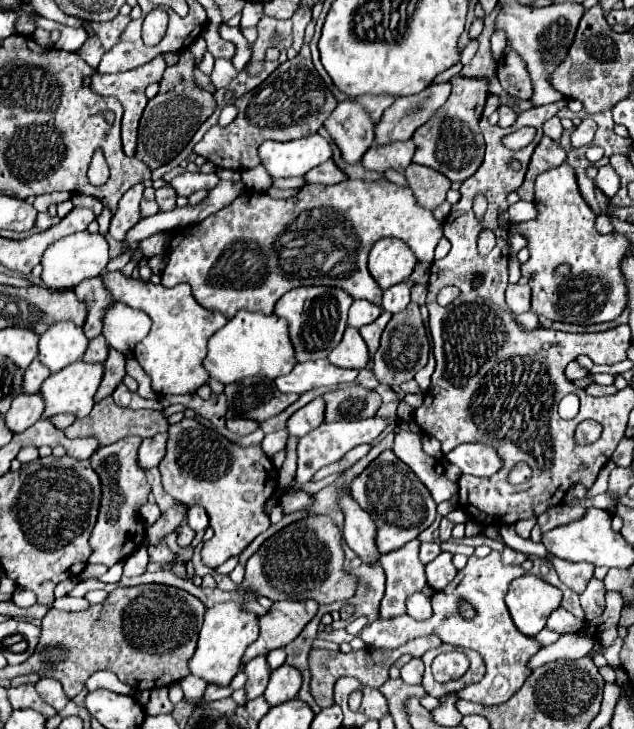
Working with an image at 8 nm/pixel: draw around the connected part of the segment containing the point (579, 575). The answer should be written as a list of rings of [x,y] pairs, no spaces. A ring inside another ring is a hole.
[[[552,555],[548,557],[548,561],[554,565],[560,581],[576,593],[582,593],[586,589],[586,583],[594,575],[594,565],[590,565],[590,563],[570,563],[570,561],[552,557]]]

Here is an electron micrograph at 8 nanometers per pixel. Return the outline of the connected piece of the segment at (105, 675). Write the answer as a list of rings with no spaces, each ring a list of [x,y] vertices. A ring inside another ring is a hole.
[[[98,671],[98,673],[94,673],[94,675],[86,681],[86,689],[88,689],[88,691],[108,689],[108,691],[122,695],[134,695],[135,693],[130,685],[122,683],[122,681],[120,681],[114,673],[110,673],[110,671]]]

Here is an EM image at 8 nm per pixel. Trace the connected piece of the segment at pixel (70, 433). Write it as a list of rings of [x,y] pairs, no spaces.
[[[112,397],[104,399],[104,403],[96,403],[94,409],[90,411],[90,415],[82,417],[82,419],[76,419],[68,429],[64,429],[64,435],[68,439],[76,439],[76,437],[98,437],[102,445],[112,445],[128,435],[138,435],[142,439],[146,437],[152,437],[156,433],[162,433],[162,431],[168,431],[168,417],[162,413],[162,411],[150,411],[150,409],[140,409],[140,411],[134,411],[134,409],[124,409],[120,405],[114,403]]]

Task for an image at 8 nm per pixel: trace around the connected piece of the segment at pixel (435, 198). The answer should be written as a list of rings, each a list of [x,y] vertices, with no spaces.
[[[408,165],[404,171],[408,187],[412,189],[418,203],[426,209],[434,209],[436,205],[446,201],[446,193],[450,189],[450,179],[444,177],[440,171],[424,167],[424,165]]]

